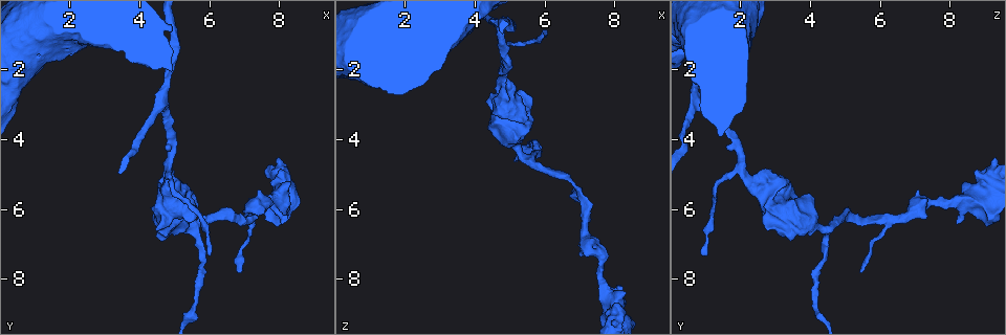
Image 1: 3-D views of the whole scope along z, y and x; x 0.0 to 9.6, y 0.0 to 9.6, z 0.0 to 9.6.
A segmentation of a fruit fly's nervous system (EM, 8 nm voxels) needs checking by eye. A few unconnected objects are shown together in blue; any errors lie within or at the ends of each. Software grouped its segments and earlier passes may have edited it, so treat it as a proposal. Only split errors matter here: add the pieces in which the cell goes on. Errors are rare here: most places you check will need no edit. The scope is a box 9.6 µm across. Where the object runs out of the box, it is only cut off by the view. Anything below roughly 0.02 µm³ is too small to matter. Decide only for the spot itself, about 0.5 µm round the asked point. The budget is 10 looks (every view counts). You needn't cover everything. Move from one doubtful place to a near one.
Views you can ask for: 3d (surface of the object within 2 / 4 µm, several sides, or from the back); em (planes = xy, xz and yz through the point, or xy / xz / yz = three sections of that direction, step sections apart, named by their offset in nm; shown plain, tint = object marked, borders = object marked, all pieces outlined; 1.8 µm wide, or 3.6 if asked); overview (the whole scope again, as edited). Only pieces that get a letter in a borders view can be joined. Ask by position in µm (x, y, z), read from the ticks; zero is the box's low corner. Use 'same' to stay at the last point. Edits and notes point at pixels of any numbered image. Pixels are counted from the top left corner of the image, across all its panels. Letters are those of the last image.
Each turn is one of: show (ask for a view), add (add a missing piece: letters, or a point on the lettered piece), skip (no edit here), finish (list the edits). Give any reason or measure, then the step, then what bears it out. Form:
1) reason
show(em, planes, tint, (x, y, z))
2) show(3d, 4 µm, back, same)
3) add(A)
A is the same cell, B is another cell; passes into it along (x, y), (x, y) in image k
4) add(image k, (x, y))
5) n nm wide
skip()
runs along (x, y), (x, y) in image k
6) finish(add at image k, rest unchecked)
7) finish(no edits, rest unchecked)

sudden change in width
show(3d, 2 µm, (7.20, 6.30, 6.15))

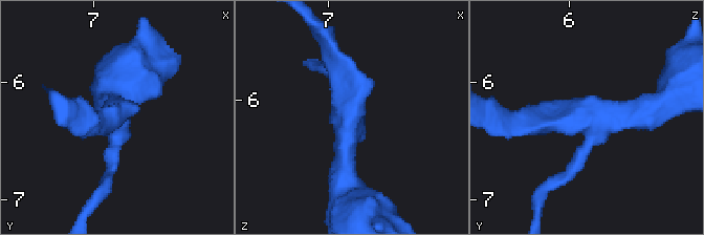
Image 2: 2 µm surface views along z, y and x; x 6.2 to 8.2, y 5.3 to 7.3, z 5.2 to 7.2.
shape alone is not enough
show(em, planes, tint, (7.16, 6.30, 6.18))

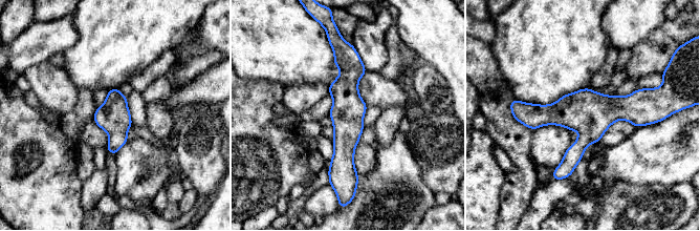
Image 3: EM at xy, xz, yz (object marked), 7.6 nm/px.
what lies round it
show(em, planes, borders, same)

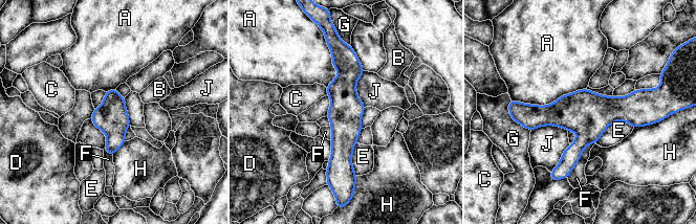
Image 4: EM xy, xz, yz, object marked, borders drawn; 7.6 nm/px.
skip()
A, B, C, D, E, F, G, H and J are other cells; no lettered piece goes on from it

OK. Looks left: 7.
branch stops here
show(em, planes, borders, (6.80, 7.85, 5.45))

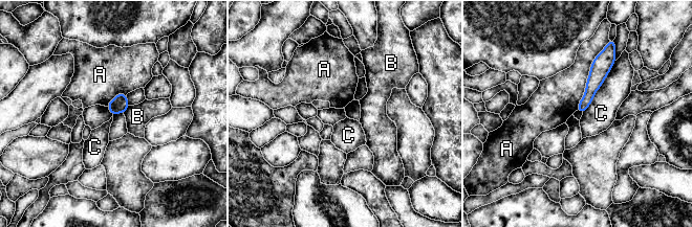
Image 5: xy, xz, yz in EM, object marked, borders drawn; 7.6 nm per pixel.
80 nm wide
skip()
A, B and C are other cells; runs along (602, 59), (597, 77), (581, 109) in image 5; no lettered piece goes on from it

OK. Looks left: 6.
branch stops here
show(3d, 4 µm, (8.35, 5.25, 8.50))

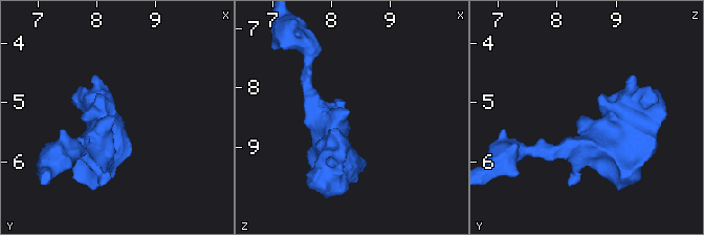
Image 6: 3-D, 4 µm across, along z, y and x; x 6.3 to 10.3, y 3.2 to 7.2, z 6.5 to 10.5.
now the EM
show(em, planes, borders, (8.30, 5.30, 8.40))

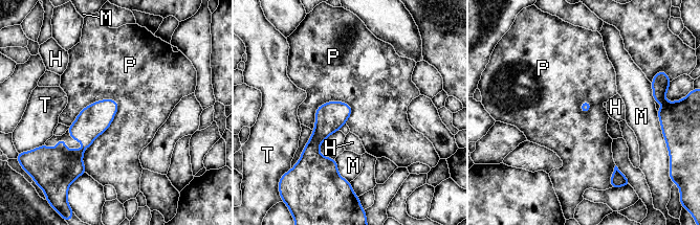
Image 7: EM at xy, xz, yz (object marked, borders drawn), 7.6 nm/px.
P touches over 600 nm
skip()
H, M, P and T are other cells; border along (114, 99), (85, 172) in image 7; no lettered piece goes on from it

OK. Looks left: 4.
thin arm on a thick one
show(3d, 2 µm, back, (4.80, 4.95, 2.05))

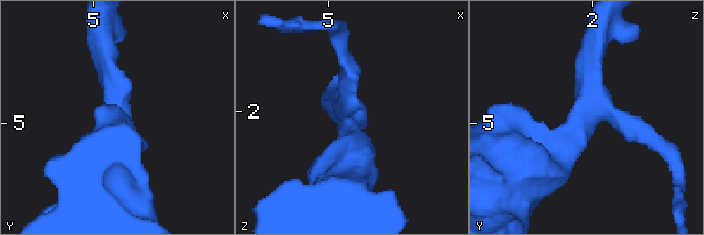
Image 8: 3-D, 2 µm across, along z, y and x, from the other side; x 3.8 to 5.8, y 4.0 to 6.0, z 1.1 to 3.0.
3 arms
show(em, yz, step 4, tint, (4.78, 4.94, 2.02))

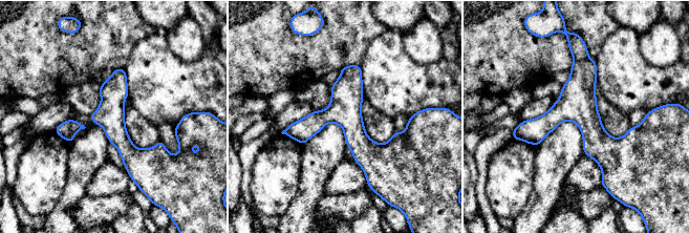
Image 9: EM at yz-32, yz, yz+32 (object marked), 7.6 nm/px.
another direction
show(em, planes, borders, same)

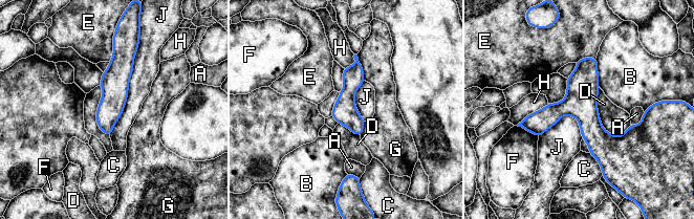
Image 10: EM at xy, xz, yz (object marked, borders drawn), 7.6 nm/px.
190 nm wide
skip()
A, B, C, D, E, F, G, H and J are other cells; runs along (523, 124), (576, 110), (606, 140), (642, 126) in image 10; no lettered piece goes on from it

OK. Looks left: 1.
finish(no edits, rest unchecked)

